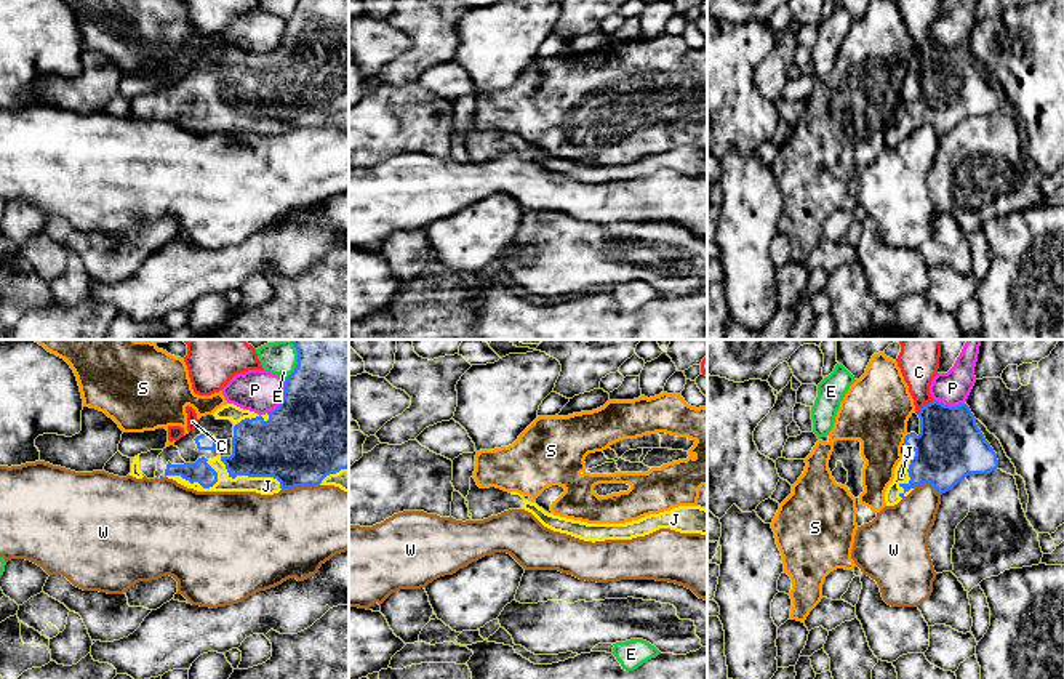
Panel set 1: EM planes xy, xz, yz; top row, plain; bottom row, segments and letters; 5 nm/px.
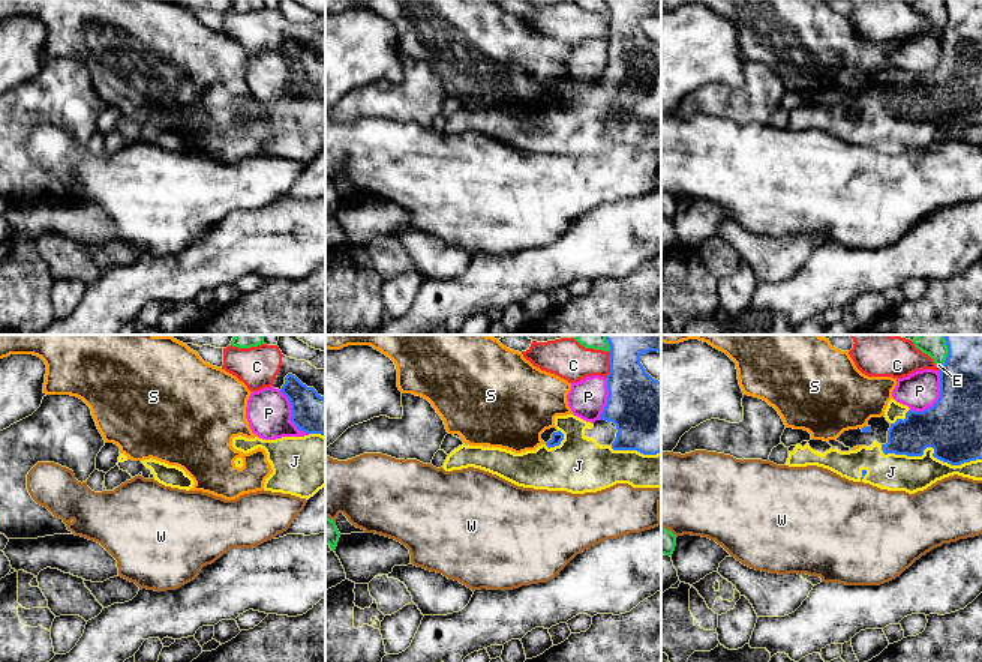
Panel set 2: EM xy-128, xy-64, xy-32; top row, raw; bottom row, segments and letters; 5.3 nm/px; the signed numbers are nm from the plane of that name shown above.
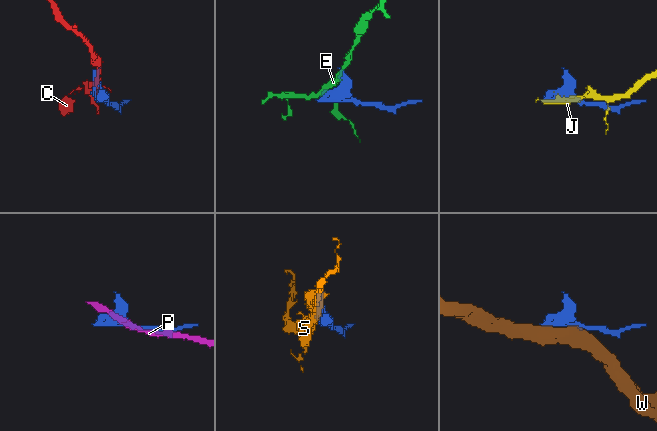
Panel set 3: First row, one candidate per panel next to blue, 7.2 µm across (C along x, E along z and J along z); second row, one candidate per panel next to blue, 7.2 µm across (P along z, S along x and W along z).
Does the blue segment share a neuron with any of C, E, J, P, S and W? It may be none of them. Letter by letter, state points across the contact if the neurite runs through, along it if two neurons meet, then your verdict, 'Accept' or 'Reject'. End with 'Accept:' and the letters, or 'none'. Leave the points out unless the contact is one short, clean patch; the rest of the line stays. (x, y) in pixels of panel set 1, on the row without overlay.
C: Reject
E: Reject
J: Accept
P: Reject
S: Reject
W: Reject
Accept: J

